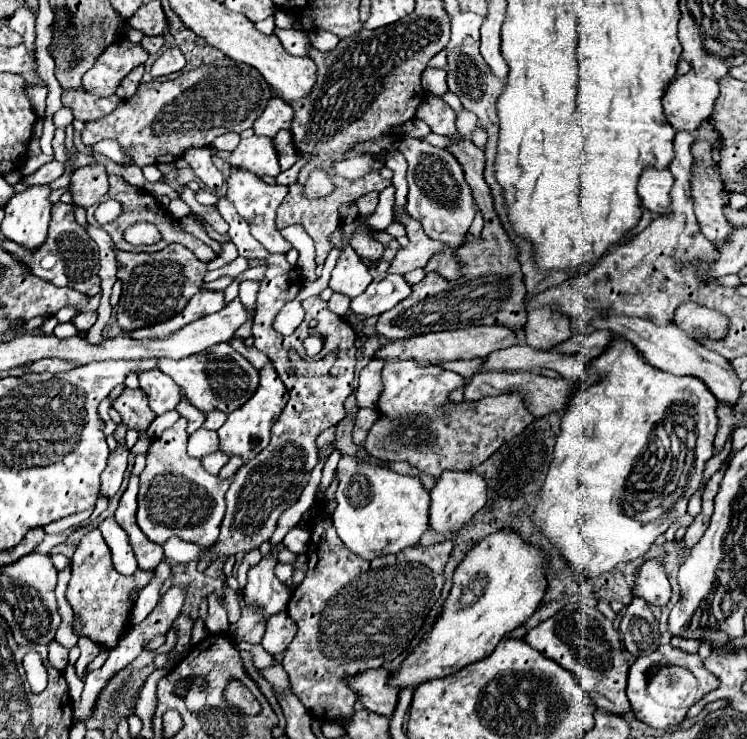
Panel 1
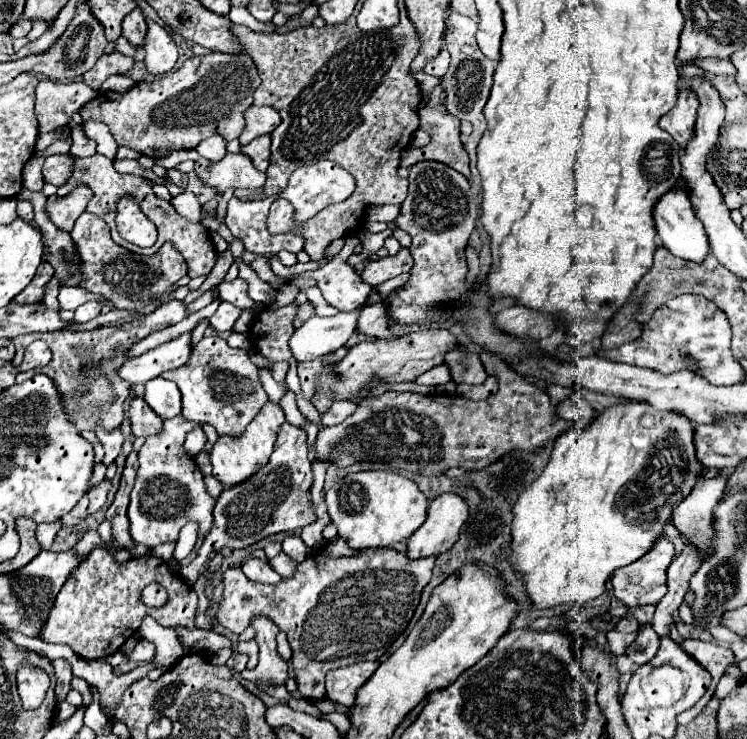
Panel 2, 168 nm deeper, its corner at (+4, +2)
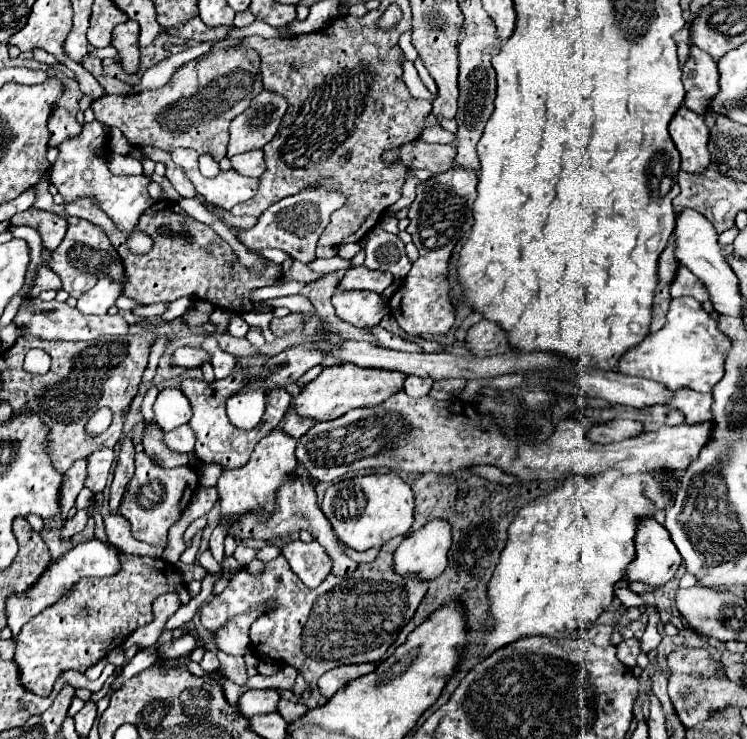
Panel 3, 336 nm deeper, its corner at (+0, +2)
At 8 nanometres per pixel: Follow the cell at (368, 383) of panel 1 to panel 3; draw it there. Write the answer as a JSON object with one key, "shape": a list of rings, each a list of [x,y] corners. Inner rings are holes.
{"shape":[[[408,375],[404,382],[405,393],[412,398],[422,398],[427,396],[432,388],[431,378],[421,378],[415,375]]]}

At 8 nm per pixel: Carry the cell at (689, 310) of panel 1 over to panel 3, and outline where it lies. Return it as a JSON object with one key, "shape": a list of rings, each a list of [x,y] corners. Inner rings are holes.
{"shape":[[[681,296],[681,298],[671,300],[671,308],[669,308],[669,314],[667,314],[667,324],[659,332],[649,334],[639,346],[629,350],[621,358],[619,370],[621,370],[621,374],[627,374],[627,376],[651,378],[655,382],[665,384],[671,390],[691,388],[691,390],[697,390],[697,392],[711,392],[713,386],[723,378],[723,364],[725,364],[727,350],[729,350],[729,340],[719,332],[717,320],[713,320],[703,310],[701,302],[697,302],[695,298],[689,298],[689,296]]]}

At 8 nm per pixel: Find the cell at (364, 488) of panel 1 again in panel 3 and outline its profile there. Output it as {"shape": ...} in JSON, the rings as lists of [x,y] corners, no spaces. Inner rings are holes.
{"shape":[[[391,472],[341,480],[327,488],[321,502],[321,510],[325,512],[339,540],[357,552],[365,552],[373,546],[383,546],[391,538],[407,534],[413,524],[413,508],[415,496],[411,488]]]}

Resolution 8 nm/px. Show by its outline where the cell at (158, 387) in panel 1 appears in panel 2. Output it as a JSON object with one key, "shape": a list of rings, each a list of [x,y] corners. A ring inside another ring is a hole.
{"shape":[[[153,378],[145,384],[145,402],[165,420],[181,412],[181,392],[177,384],[165,378]]]}

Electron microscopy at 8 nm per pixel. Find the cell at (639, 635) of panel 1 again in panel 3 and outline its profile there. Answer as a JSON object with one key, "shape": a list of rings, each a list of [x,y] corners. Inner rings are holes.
{"shape":[[[657,670],[657,672],[651,676],[651,684],[653,684],[653,694],[659,698],[659,702],[661,702],[661,706],[663,706],[665,718],[673,716],[675,710],[673,710],[673,706],[671,706],[669,694],[667,694],[667,678],[665,678],[665,674],[663,674],[661,670]]]}

